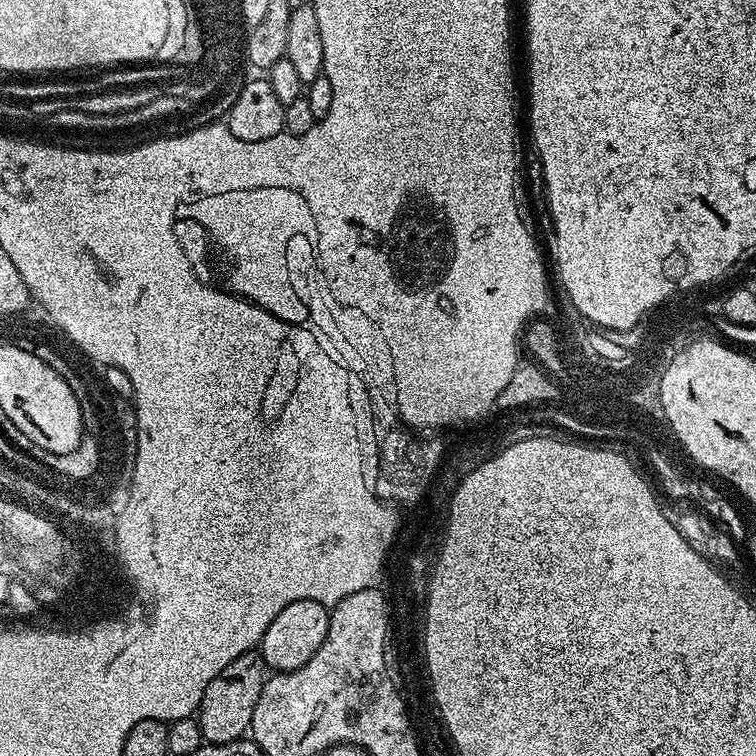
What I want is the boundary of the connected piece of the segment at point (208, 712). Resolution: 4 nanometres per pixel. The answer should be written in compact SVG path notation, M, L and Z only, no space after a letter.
M253 650L234 658L226 670L219 672L206 686L198 709L203 739L209 744L225 744L241 739L251 729L254 706L266 679L266 665L259 651Z

